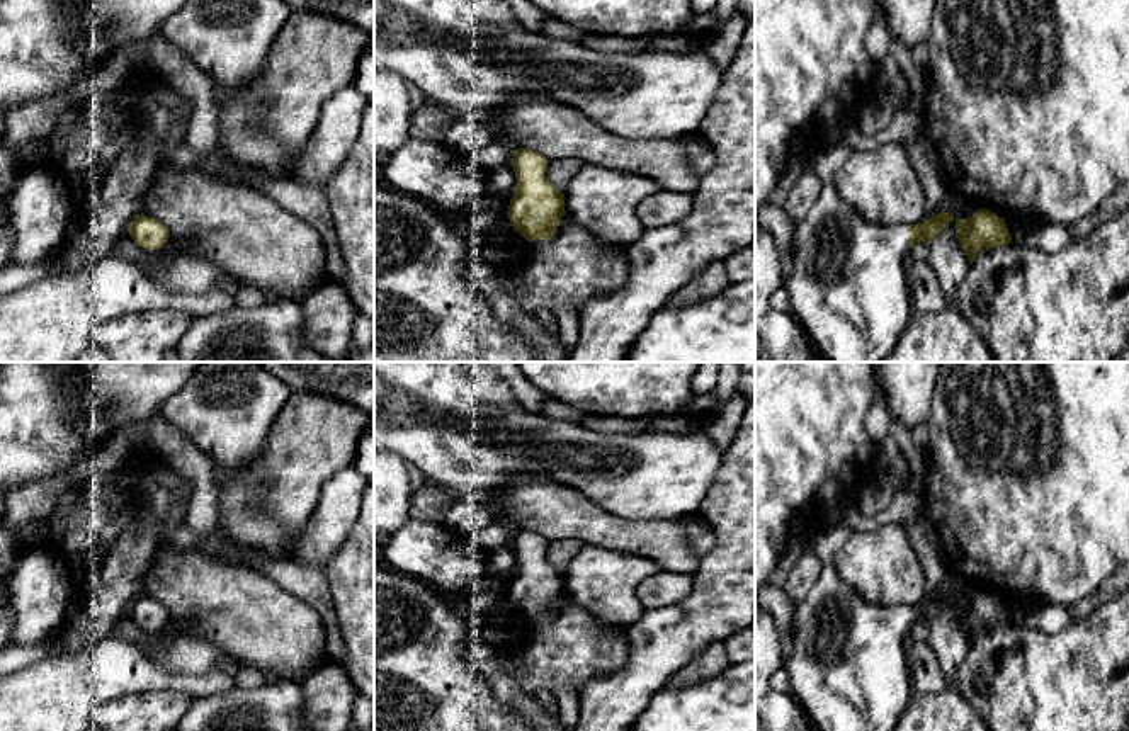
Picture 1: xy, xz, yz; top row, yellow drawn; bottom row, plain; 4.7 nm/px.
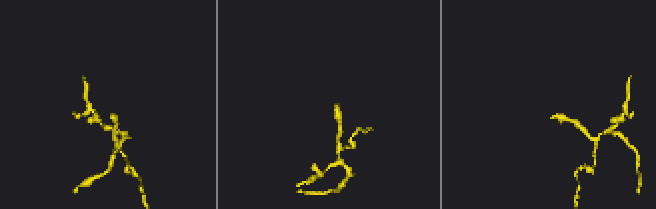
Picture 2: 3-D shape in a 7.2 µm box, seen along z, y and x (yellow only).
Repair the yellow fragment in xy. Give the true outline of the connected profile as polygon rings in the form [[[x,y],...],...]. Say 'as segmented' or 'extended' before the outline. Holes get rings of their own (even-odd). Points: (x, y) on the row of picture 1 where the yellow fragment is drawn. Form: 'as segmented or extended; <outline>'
as segmented; [[[136,216],[128,231],[134,243],[146,250],[160,250],[170,238],[167,226],[150,216]]]

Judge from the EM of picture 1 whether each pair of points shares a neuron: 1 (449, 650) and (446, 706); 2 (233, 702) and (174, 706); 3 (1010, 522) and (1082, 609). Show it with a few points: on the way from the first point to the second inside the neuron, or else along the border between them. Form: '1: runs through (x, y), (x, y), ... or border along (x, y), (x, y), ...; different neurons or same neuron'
1: runs through (444, 663), (444, 692); same neuron
2: border along (194, 699), (182, 713); different neurons
3: border along (1107, 578), (1092, 594), (1070, 607); different neurons

